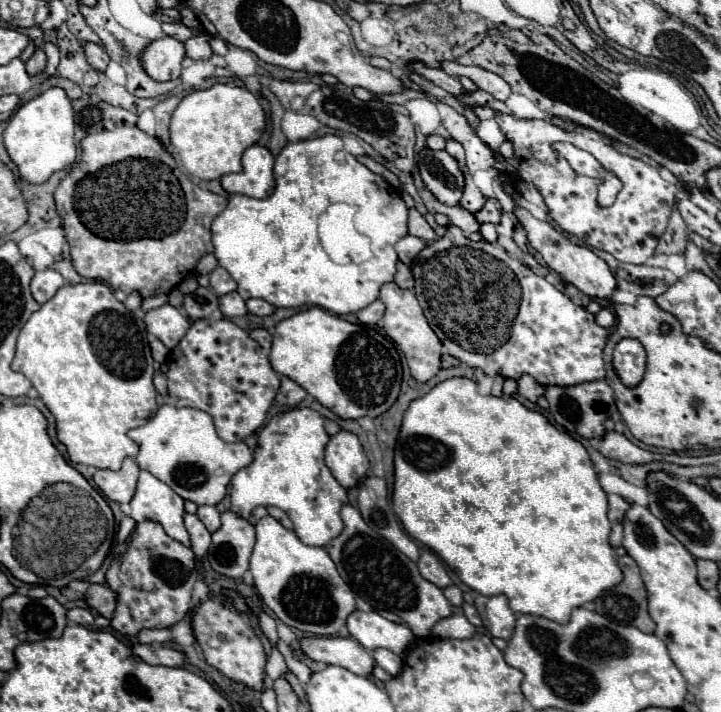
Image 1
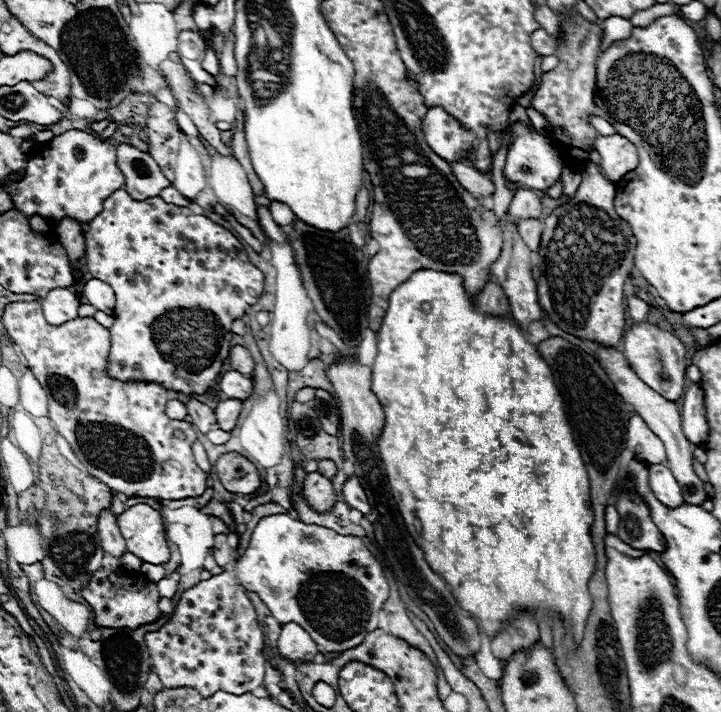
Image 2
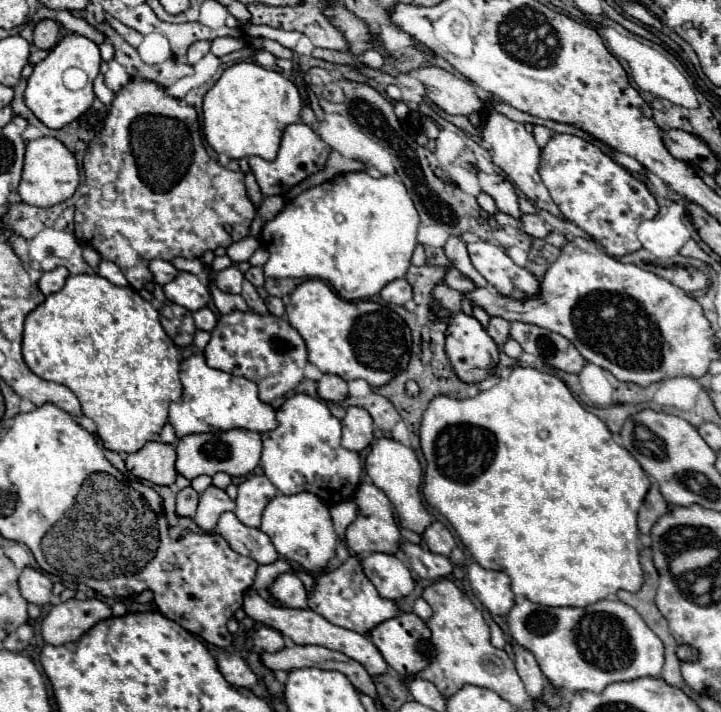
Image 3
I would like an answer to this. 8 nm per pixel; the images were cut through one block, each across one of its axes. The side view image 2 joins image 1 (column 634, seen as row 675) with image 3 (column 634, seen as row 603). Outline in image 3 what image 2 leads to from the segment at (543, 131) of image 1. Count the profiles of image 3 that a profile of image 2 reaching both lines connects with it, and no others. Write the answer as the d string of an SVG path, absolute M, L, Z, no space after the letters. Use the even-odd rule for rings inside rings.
M554 134L550 138L550 142L542 148L540 176L542 176L544 186L550 190L552 200L562 210L562 214L570 222L580 226L584 232L588 232L588 236L596 238L610 256L618 258L618 256L624 256L624 254L640 250L640 242L638 242L638 236L636 236L638 224L642 220L654 218L656 212L658 212L658 204L656 204L654 196L648 192L648 188L640 180L630 176L628 170L618 166L598 146L586 142L586 140L578 138L578 136L572 136L572 134Z

